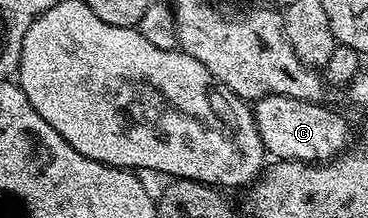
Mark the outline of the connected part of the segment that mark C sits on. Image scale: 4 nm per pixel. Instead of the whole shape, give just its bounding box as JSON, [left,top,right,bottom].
[251,95,350,163]

